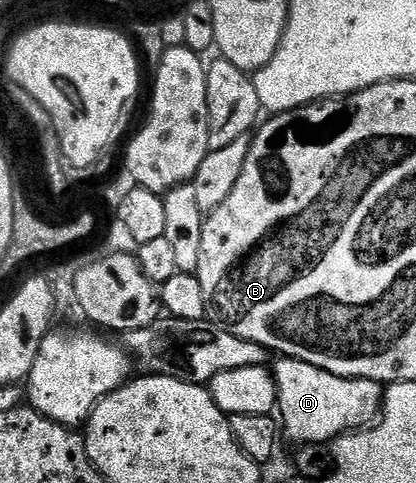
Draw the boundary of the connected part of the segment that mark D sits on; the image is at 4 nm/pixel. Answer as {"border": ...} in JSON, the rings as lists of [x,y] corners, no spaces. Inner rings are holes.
{"border":[[[290,357],[273,364],[272,374],[278,386],[277,414],[280,427],[294,445],[329,444],[340,435],[365,428],[379,418],[382,409],[383,384],[371,379],[345,379],[328,373],[304,359]]]}

